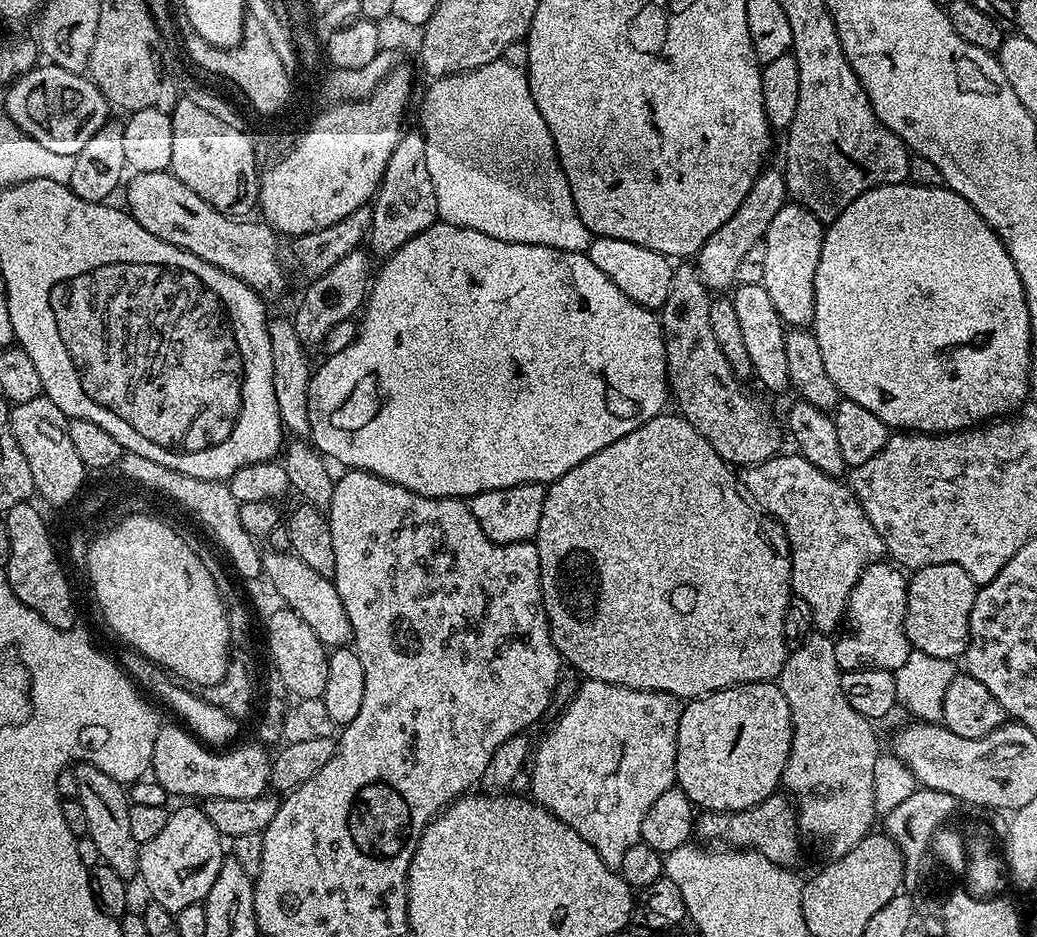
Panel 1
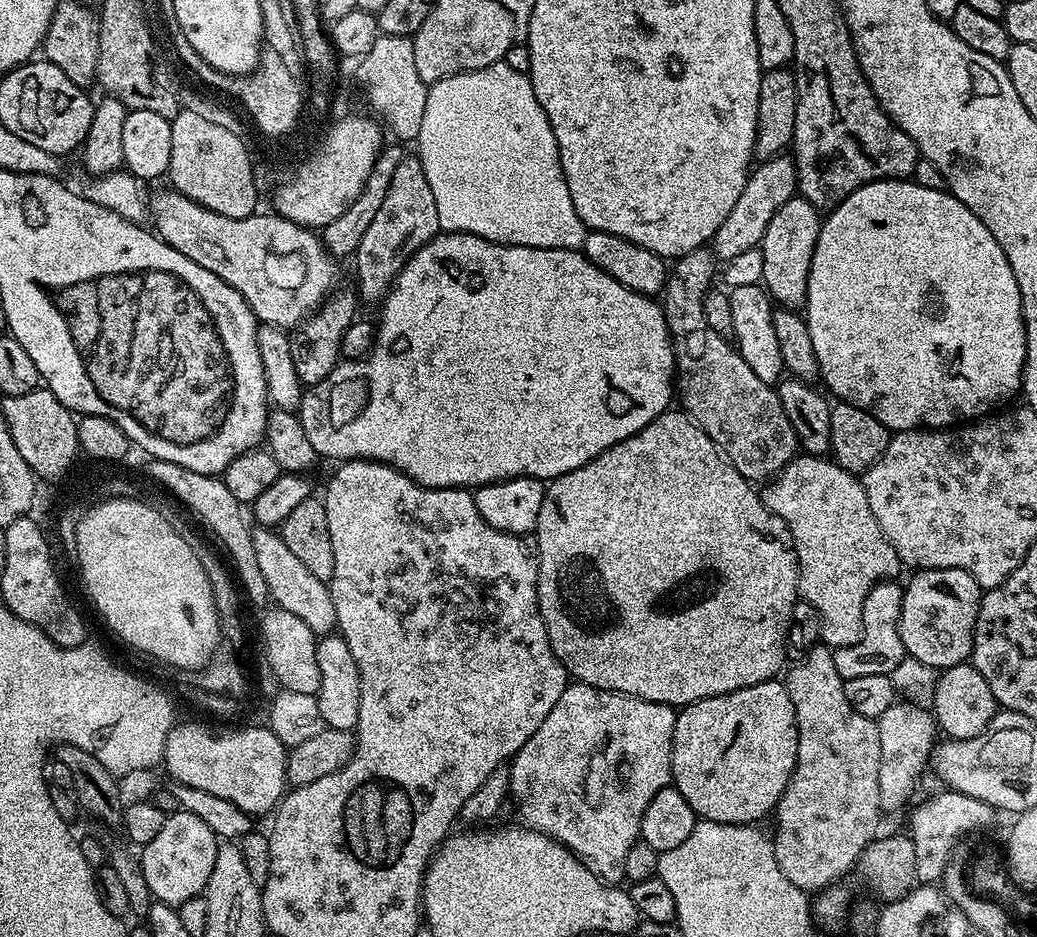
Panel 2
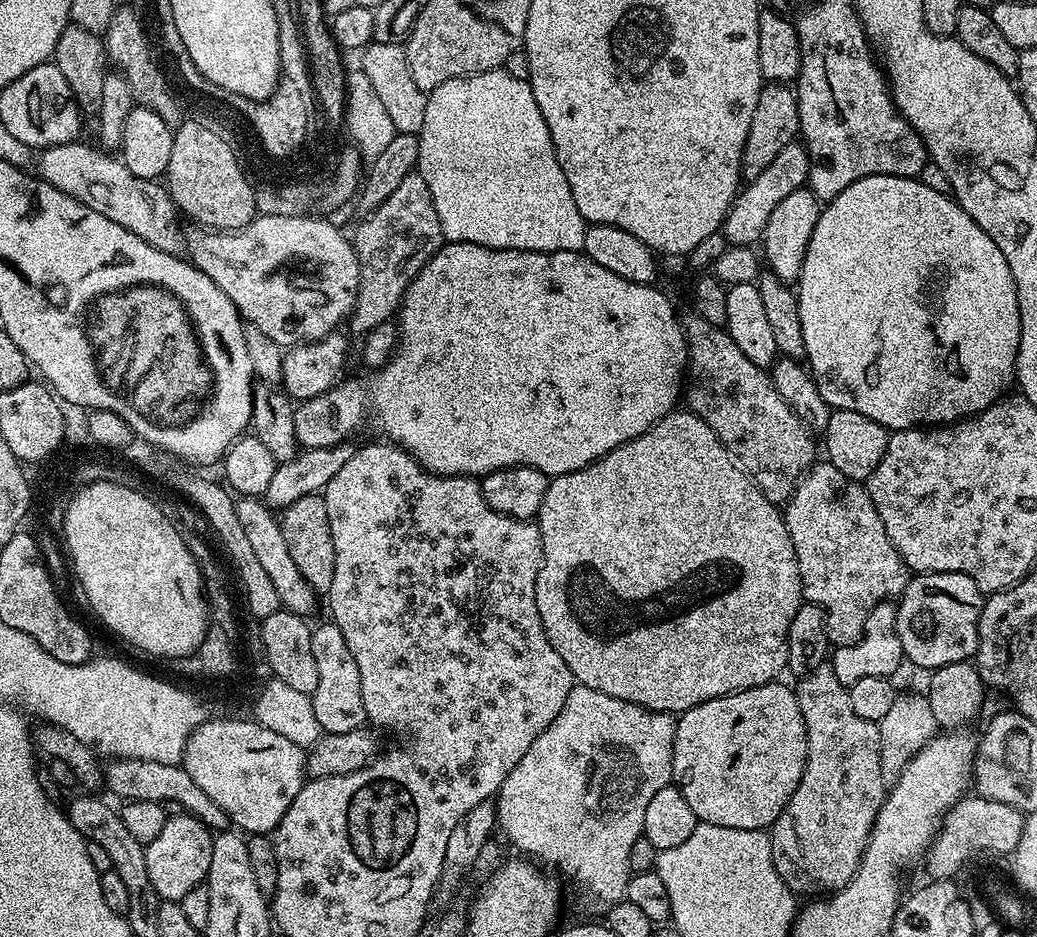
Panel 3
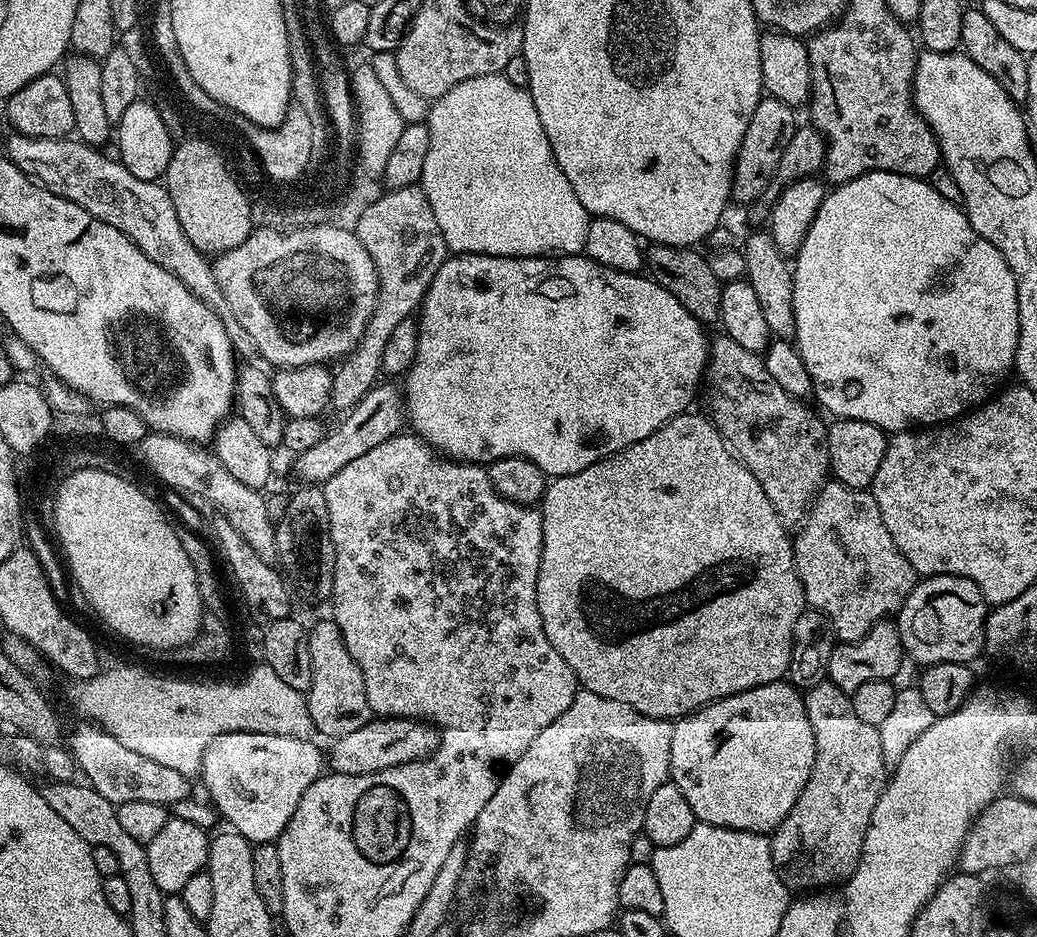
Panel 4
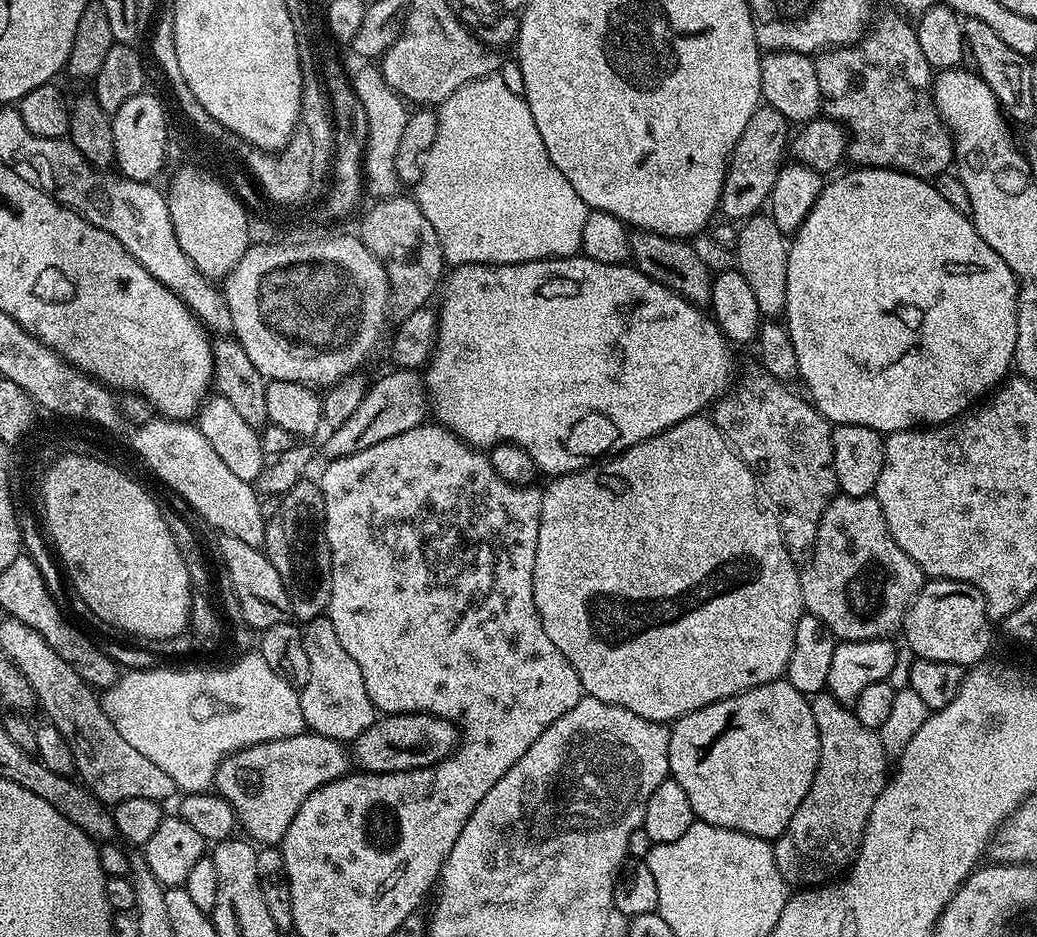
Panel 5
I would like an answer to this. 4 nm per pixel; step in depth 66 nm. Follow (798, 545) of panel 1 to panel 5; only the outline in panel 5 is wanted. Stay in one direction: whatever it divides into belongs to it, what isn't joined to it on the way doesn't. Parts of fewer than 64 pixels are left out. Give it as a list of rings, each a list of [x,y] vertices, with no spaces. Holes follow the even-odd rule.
[[[837,494],[832,497],[820,519],[816,545],[807,564],[808,569],[803,569],[800,582],[805,609],[824,623],[840,642],[891,637],[891,632],[903,625],[910,606],[916,601],[916,595],[926,583],[924,571],[916,565],[914,558],[910,558],[910,554],[906,554],[906,550],[894,542],[882,514],[882,506],[876,501],[875,495]]]

